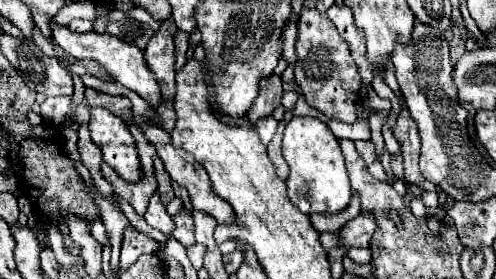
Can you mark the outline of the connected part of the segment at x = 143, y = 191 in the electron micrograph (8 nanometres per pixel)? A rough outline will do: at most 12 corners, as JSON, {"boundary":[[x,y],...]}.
{"boundary":[[108,164],[102,176],[112,184],[114,194],[126,198],[136,214],[144,214],[156,178],[124,182]]}

